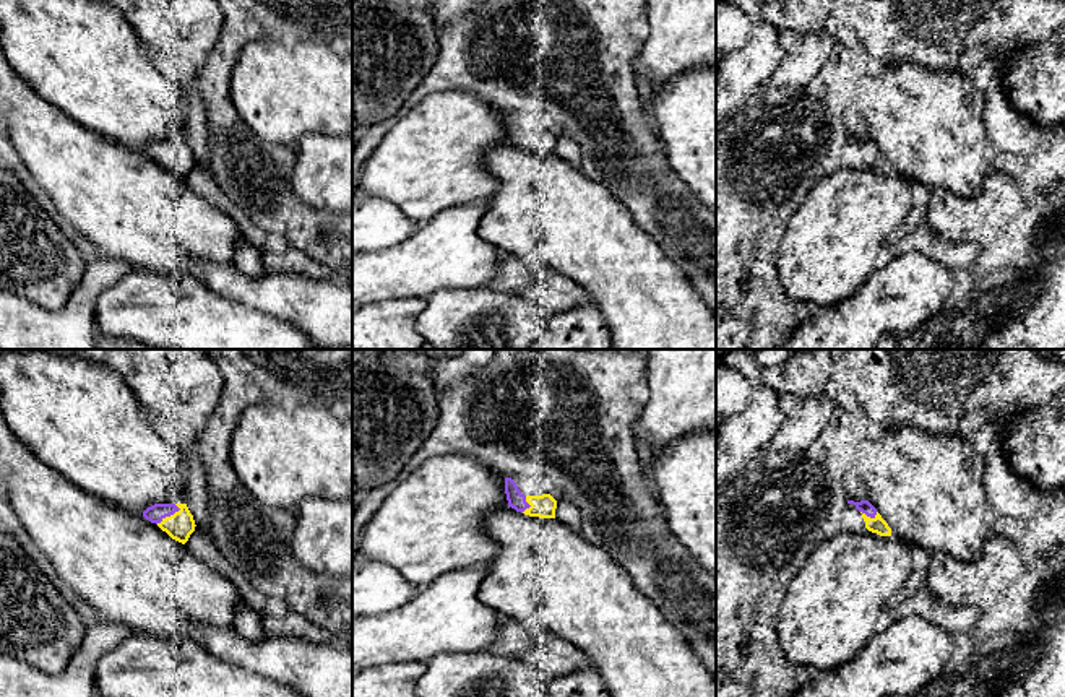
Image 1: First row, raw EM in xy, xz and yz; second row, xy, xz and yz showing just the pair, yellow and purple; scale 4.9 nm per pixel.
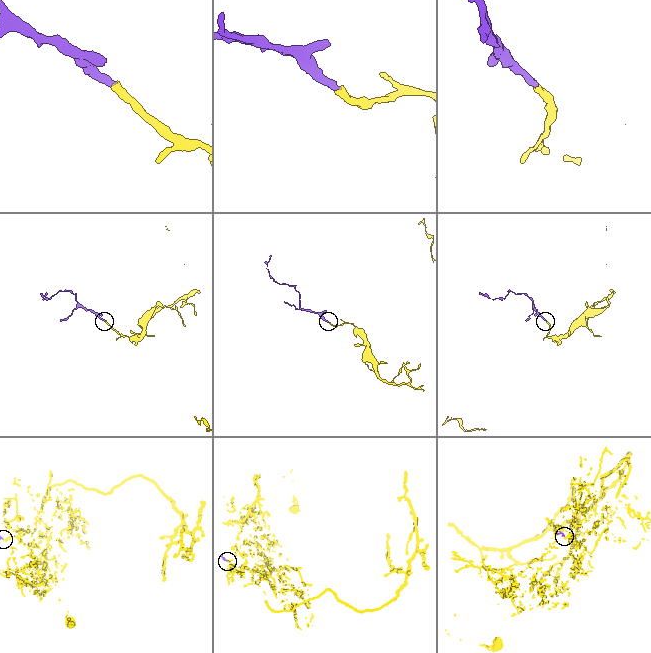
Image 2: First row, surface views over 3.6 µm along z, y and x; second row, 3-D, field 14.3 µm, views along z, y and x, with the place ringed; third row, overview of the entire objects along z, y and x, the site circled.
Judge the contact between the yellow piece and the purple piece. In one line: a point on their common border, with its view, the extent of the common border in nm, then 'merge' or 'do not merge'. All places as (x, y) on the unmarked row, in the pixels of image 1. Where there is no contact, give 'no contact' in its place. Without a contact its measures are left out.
contact xy (168, 153); length 150 nm; merge

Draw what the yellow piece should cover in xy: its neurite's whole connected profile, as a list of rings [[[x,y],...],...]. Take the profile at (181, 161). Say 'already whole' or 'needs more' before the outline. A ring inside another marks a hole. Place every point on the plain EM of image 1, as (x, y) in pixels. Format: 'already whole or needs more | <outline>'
needs more | [[[154,140],[143,148],[143,153],[182,180],[196,162],[187,140]]]

